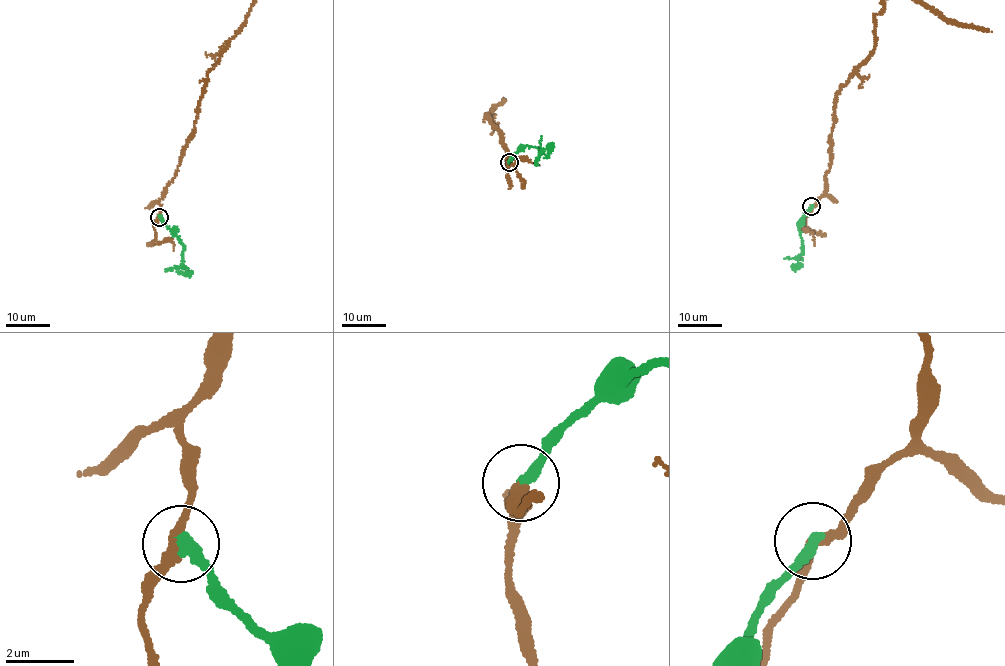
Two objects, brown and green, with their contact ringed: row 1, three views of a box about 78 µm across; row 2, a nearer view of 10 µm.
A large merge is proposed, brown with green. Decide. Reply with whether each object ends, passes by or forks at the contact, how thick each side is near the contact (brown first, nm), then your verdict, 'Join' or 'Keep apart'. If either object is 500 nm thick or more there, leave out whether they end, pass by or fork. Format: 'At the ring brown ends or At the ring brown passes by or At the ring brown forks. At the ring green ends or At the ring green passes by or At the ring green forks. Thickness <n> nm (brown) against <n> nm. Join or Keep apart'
At the ring brown passes by. At the ring green ends. Thickness 320 nm (brown) against 380 nm. Keep apart

